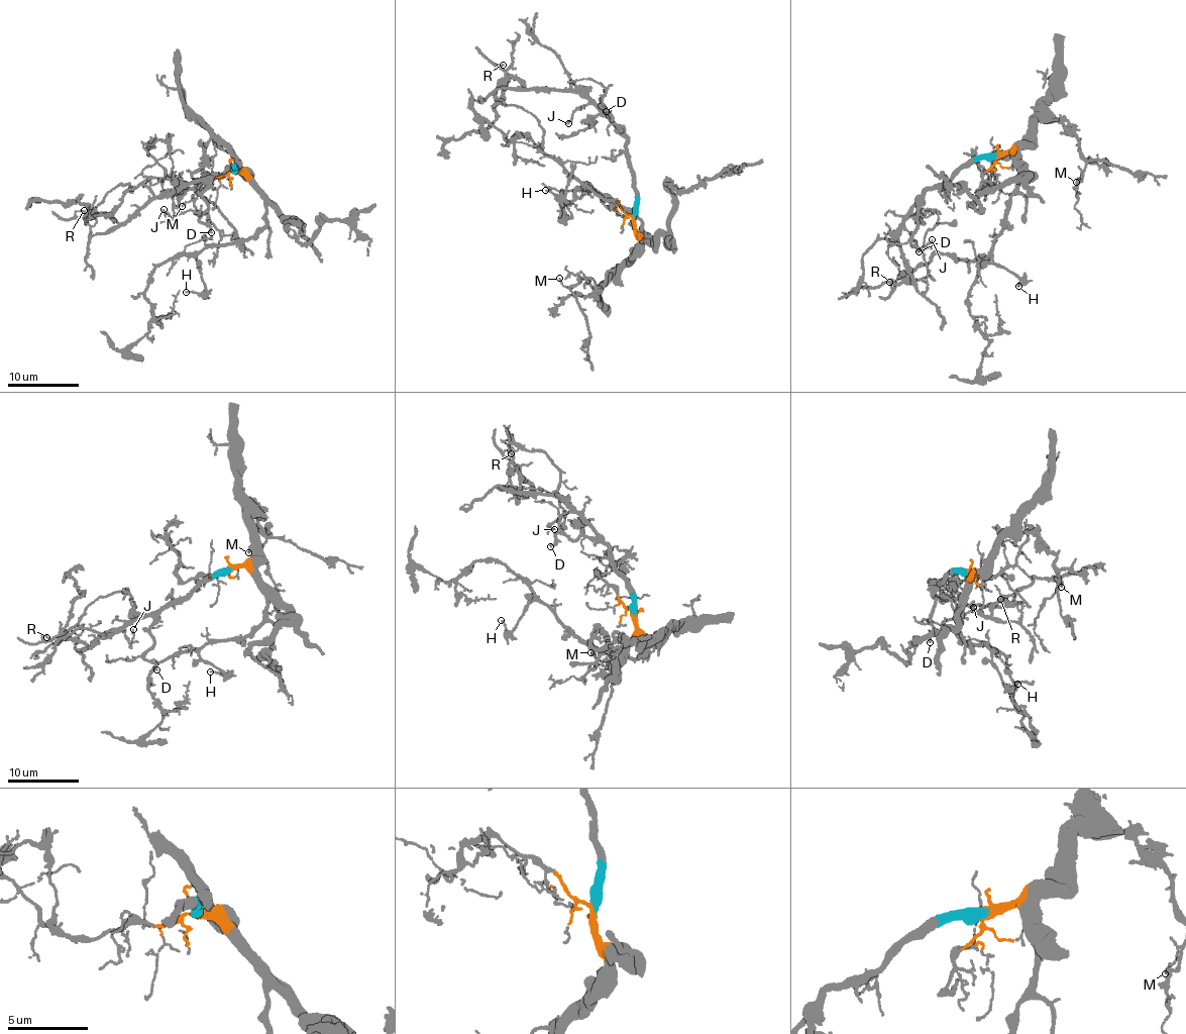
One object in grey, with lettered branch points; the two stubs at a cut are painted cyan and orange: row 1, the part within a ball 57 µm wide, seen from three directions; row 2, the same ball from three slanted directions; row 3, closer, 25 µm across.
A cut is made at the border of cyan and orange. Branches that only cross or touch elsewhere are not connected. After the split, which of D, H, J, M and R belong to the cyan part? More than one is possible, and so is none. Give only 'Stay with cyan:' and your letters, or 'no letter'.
Stay with cyan: D, J, R

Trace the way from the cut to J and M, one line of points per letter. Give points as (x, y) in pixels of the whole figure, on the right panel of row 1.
J: (997, 156), (967, 161), (948, 181), (927, 188), (915, 200), (904, 222), (905, 229), (920, 248), (932, 240)
M: (997, 156), (1007, 154), (1018, 145), (1031, 122), (1041, 118), (1057, 121), (1076, 137), (1086, 163), (1076, 182)

